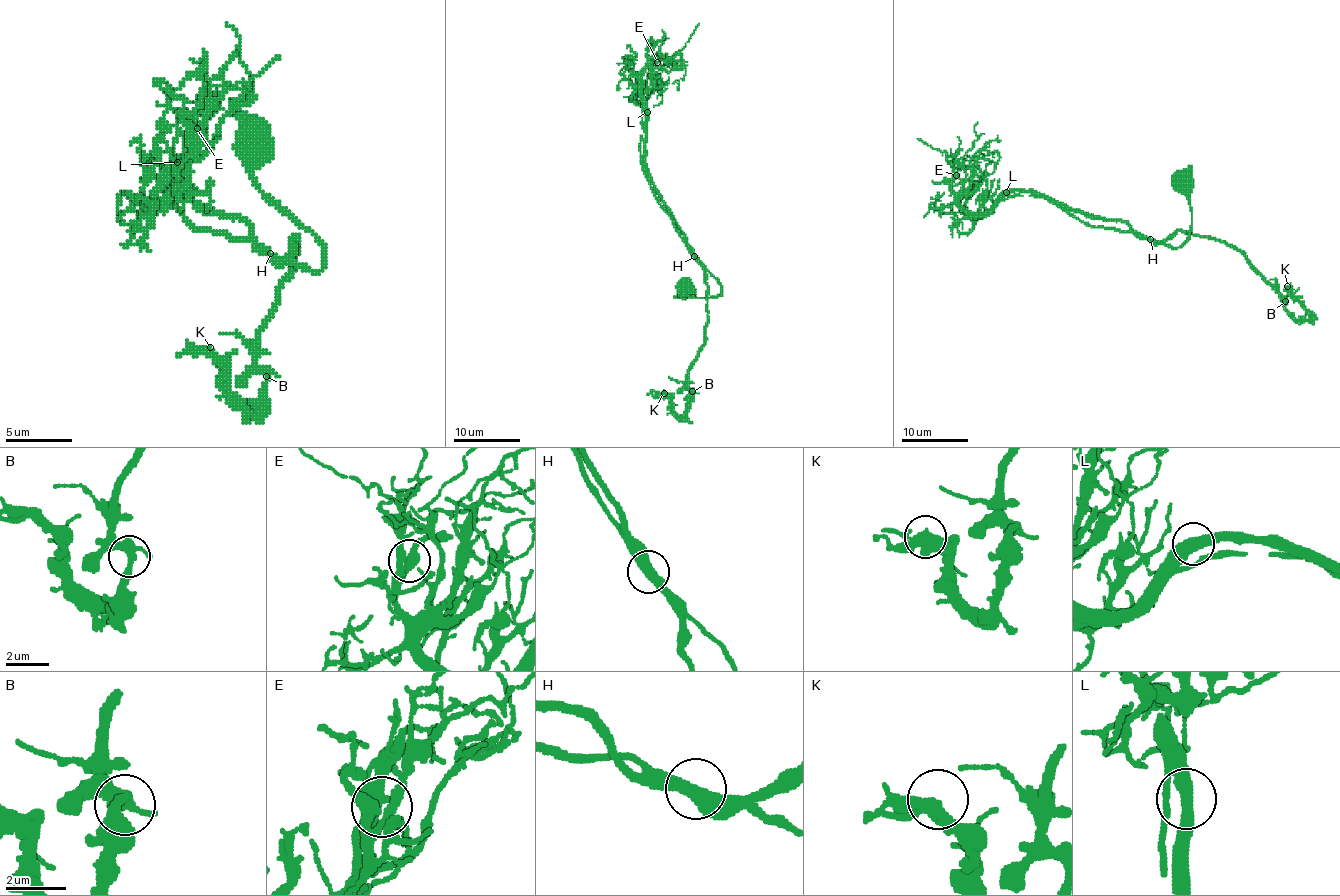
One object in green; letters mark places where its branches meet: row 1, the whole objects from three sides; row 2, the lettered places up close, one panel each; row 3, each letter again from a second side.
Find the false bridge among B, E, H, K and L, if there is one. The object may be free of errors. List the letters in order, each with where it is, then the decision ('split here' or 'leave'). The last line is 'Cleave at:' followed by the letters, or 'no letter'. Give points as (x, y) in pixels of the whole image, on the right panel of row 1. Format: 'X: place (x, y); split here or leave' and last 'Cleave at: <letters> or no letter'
B: place (1285, 301); leave
E: place (956, 175); leave
H: place (1150, 239); leave
K: place (1287, 286); leave
L: place (1006, 192); leave
Cleave at: no letter

